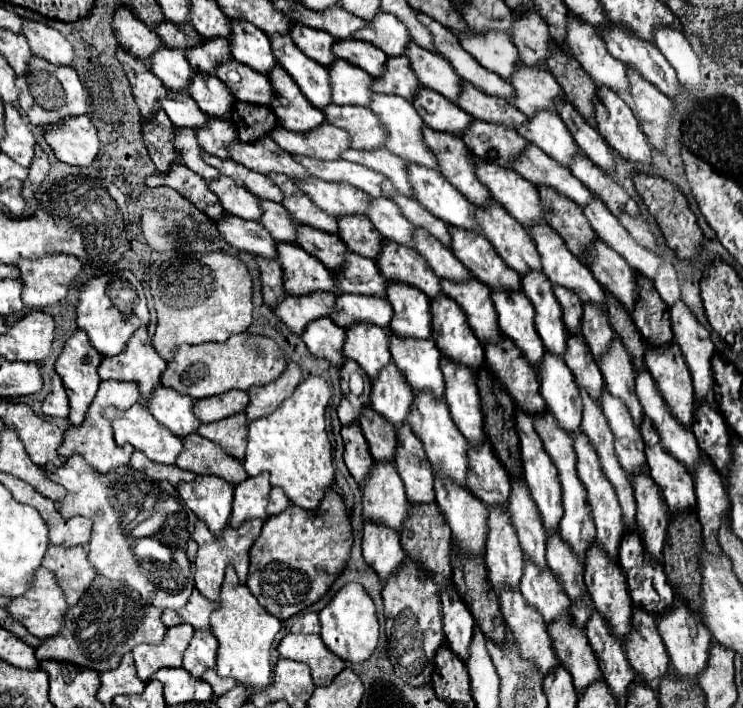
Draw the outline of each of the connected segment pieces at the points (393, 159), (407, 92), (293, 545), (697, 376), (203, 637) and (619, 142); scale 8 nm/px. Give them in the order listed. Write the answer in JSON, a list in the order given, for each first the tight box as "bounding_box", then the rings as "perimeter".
[{"bounding_box":[342,149,414,197],"perimeter":[[[348,149],[346,153],[342,153],[342,159],[352,161],[352,163],[360,163],[364,167],[370,167],[372,171],[386,175],[402,195],[414,197],[414,189],[408,179],[408,163],[404,159],[400,159],[398,155],[390,153],[388,149],[376,149],[376,151]]]},{"bounding_box":[372,57,420,101],"perimeter":[[[388,57],[384,77],[374,79],[372,91],[400,95],[406,101],[414,101],[420,91],[420,85],[414,77],[414,71],[410,69],[410,61],[406,57]]]},{"bounding_box":[246,489,352,621],"perimeter":[[[328,489],[316,511],[306,515],[310,521],[302,521],[302,509],[290,505],[278,515],[266,519],[260,537],[250,549],[250,573],[246,587],[258,599],[258,603],[280,621],[302,613],[314,601],[318,601],[342,573],[350,549],[352,529],[342,497]]]},{"bounding_box":[670,301,714,403],"perimeter":[[[678,301],[670,309],[670,323],[674,341],[682,349],[682,355],[692,373],[696,403],[710,401],[714,389],[714,377],[712,377],[714,343],[710,341],[708,331],[696,321],[696,317],[682,301]]]},{"bounding_box":[184,631,218,679],"perimeter":[[[196,631],[188,649],[184,651],[184,669],[200,679],[208,669],[216,667],[218,641],[210,631]]]},{"bounding_box":[594,89,652,165],"perimeter":[[[598,89],[594,107],[598,131],[608,145],[622,159],[652,165],[652,147],[630,107],[610,89]]]}]

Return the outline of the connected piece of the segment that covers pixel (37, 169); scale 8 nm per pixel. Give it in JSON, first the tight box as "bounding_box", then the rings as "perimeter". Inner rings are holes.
{"bounding_box":[22,145,50,201],"perimeter":[[[40,145],[34,147],[36,155],[32,159],[32,165],[30,165],[30,175],[28,179],[24,181],[24,189],[22,189],[22,197],[26,201],[32,201],[34,199],[34,193],[38,191],[38,187],[42,185],[42,181],[46,179],[48,171],[50,171],[50,163],[48,163],[48,155],[44,153],[44,149]]]}

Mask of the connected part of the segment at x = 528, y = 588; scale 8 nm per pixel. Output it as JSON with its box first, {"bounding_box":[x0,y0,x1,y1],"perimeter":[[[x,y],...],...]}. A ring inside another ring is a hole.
{"bounding_box":[518,561,570,625],"perimeter":[[[526,561],[524,565],[524,575],[518,585],[522,597],[530,607],[534,607],[546,625],[554,623],[562,615],[566,615],[570,601],[562,593],[558,581],[550,573],[550,569],[540,571],[532,561]]]}

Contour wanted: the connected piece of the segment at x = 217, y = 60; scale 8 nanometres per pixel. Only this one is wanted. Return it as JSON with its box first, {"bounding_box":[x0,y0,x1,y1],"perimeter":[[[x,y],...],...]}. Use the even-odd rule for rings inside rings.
{"bounding_box":[186,39,232,75],"perimeter":[[[228,39],[204,41],[200,47],[188,49],[186,59],[194,71],[202,71],[202,73],[212,75],[220,63],[226,63],[232,59],[230,43],[228,43]]]}

